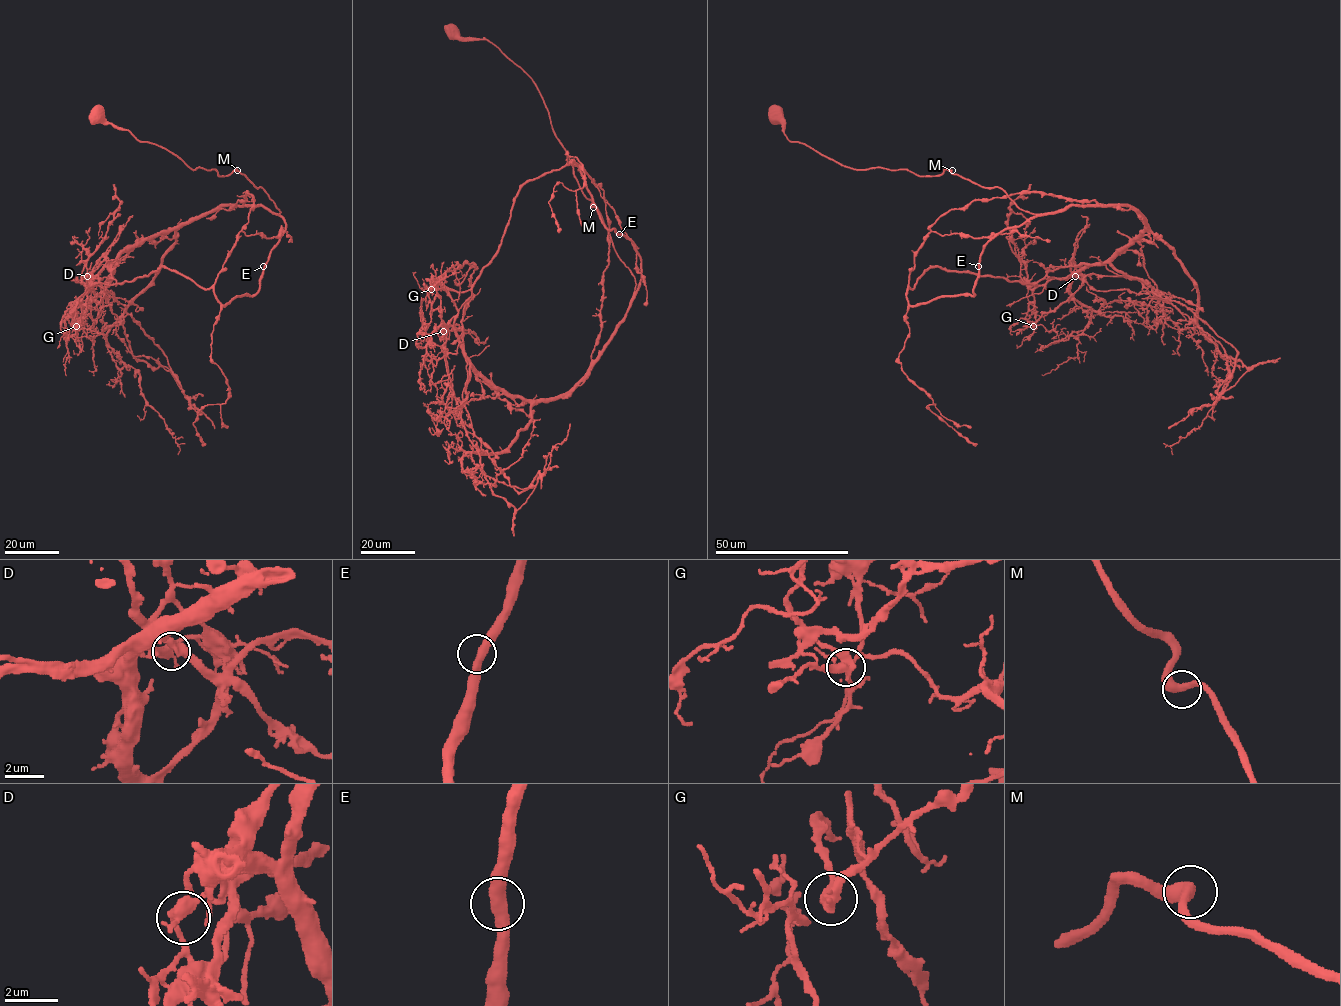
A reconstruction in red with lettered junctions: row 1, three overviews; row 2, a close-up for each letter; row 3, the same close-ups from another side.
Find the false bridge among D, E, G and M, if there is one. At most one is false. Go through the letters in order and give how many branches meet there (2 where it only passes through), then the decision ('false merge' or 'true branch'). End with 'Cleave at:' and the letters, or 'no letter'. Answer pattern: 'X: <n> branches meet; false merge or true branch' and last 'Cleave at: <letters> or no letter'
D: 2 branches meet; true branch
E: 2 branches meet; true branch
G: 2 branches meet; true branch
M: 2 branches meet; true branch
Cleave at: no letter

